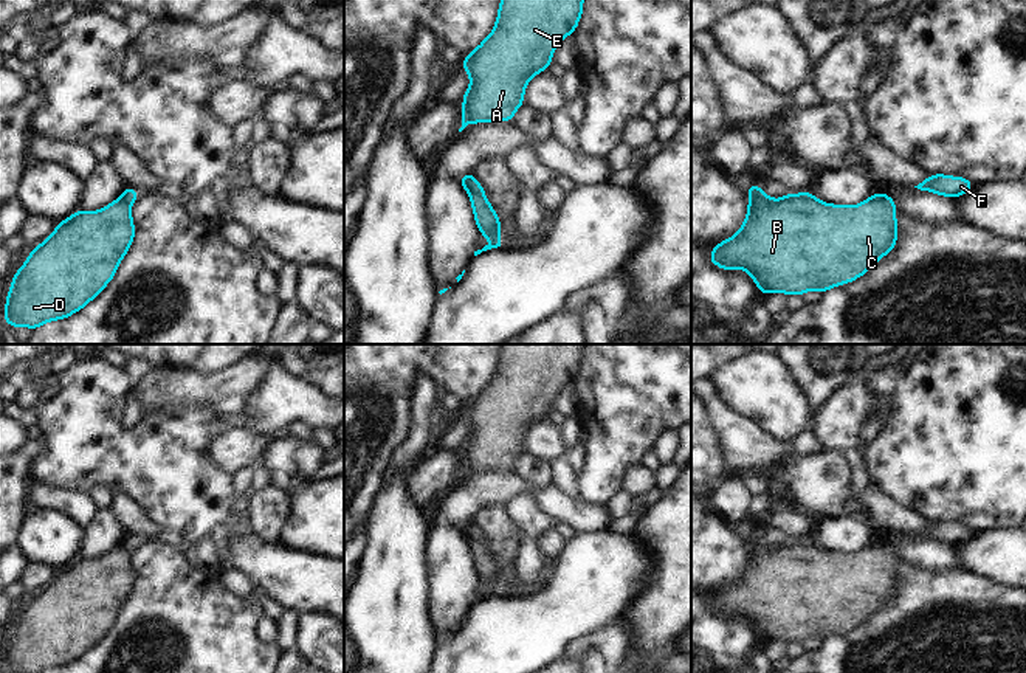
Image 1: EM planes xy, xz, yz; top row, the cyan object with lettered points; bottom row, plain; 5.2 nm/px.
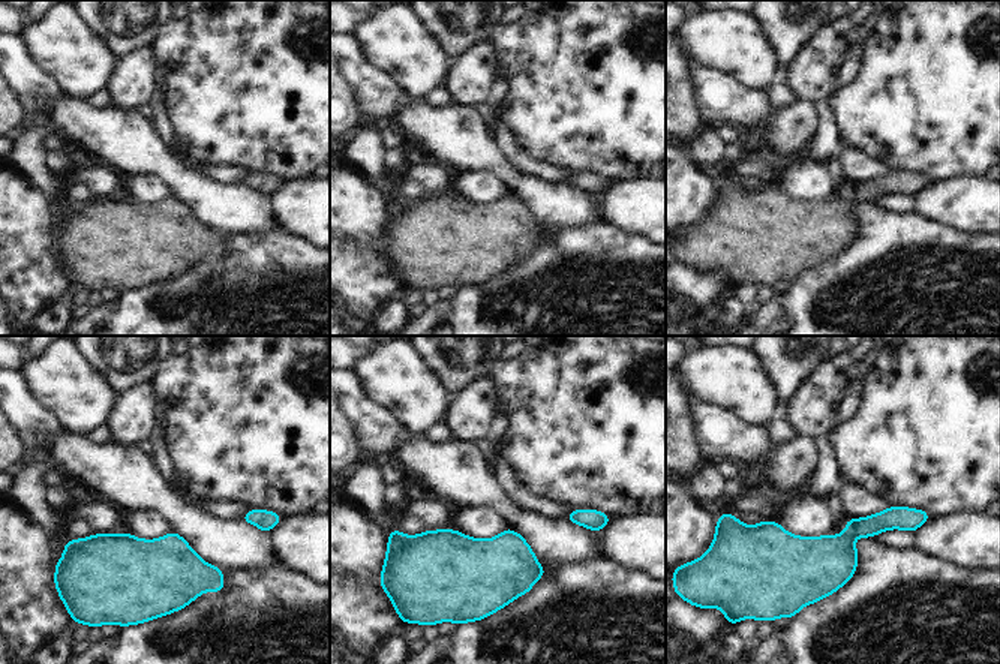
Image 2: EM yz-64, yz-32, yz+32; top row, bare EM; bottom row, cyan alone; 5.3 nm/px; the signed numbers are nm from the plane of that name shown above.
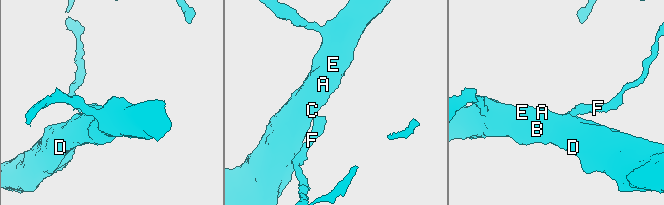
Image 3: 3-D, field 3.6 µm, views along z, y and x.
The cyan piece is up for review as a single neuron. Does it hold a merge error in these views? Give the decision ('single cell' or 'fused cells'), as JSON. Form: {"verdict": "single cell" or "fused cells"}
{"verdict": "single cell"}

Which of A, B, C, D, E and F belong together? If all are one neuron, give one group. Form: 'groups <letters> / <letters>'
groups A B C D E F

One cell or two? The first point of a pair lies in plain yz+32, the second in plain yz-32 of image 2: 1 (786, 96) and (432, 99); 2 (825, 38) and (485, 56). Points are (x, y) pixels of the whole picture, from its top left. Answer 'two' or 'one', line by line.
1: one
2: one

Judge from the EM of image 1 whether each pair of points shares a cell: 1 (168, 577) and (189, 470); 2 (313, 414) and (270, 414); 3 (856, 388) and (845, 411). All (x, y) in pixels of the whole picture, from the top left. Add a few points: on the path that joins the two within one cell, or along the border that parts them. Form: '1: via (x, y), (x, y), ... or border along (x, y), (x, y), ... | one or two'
1: border along (160, 534), (172, 540) | two
2: via (302, 413), (281, 413) | one
3: via (854, 394), (851, 405) | one

